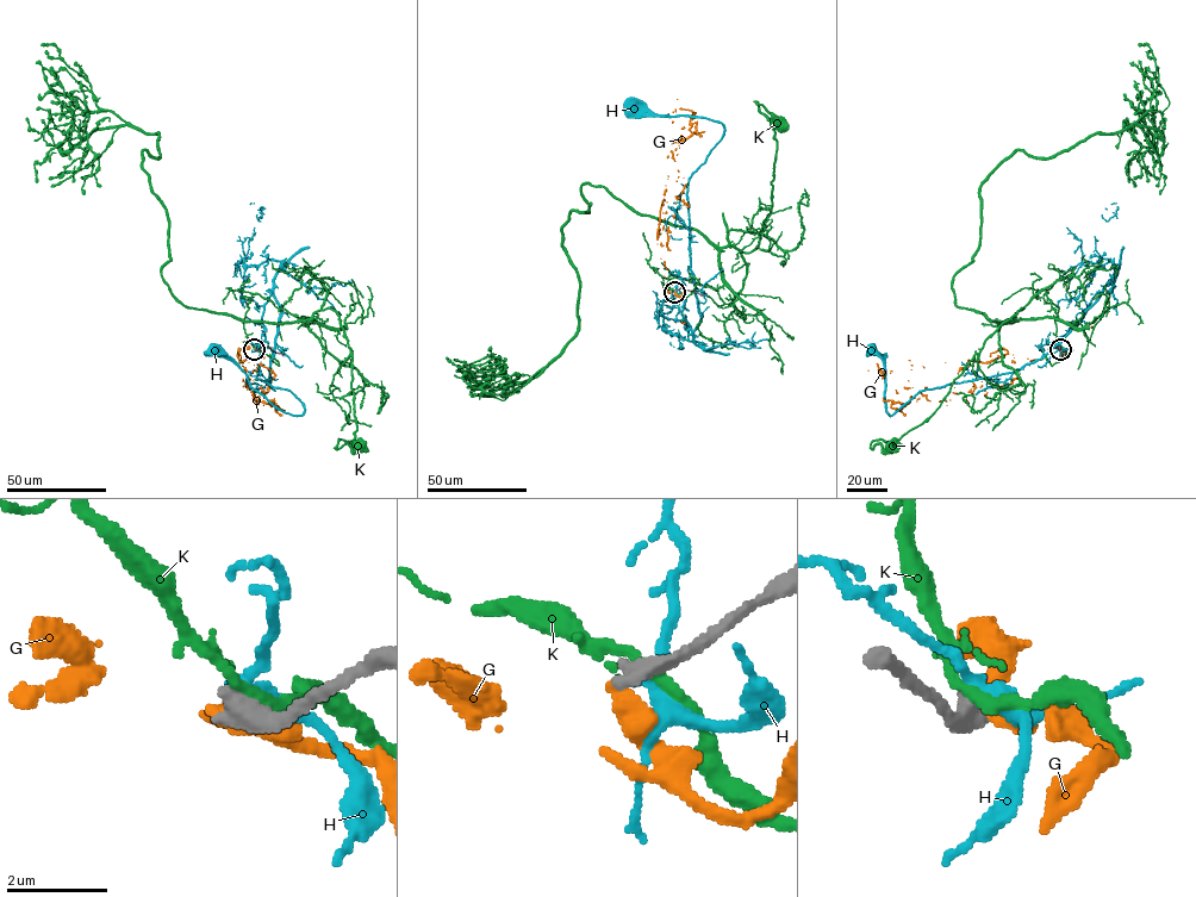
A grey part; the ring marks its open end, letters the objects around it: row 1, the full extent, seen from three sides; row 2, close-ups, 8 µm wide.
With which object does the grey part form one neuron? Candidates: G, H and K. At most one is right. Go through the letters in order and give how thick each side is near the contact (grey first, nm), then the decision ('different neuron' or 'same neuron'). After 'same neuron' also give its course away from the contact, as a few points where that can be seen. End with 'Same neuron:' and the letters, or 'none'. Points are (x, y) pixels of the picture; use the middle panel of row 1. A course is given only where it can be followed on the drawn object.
G: 460 nm thick on the grey side, 440 nm on the other; different neuron
H: 480 nm thick on the grey side, 240 nm on the other; different neuron
K: 480 nm thick on the grey side, 220 nm on the other; different neuron
Same neuron: none

